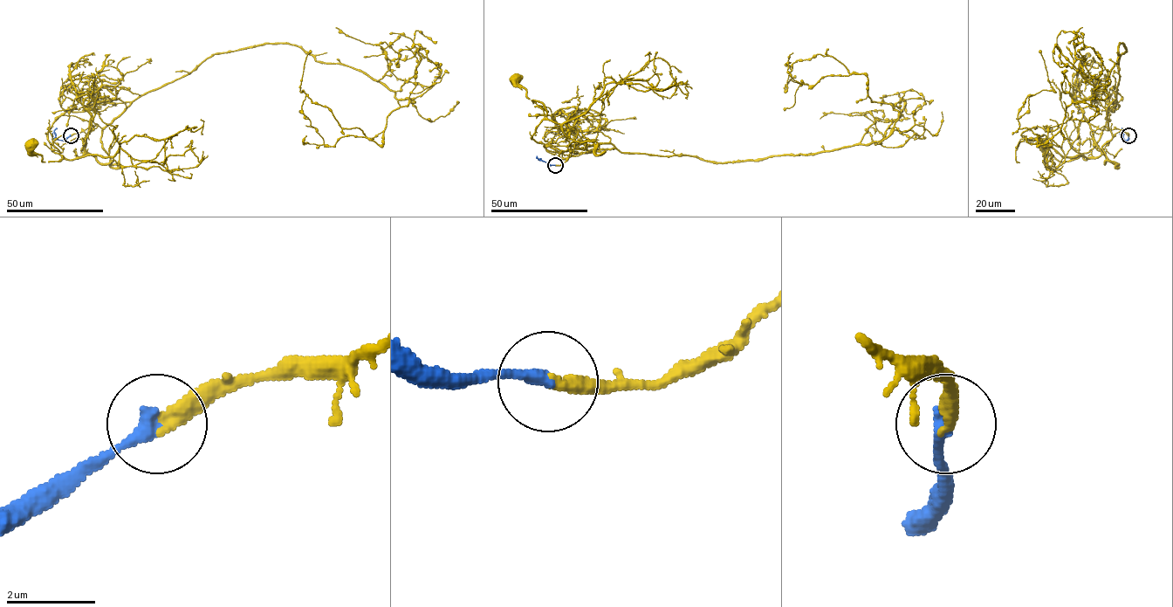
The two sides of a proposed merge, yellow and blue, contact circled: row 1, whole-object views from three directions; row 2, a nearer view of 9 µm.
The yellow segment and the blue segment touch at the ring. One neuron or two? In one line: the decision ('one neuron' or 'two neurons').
one neuron

